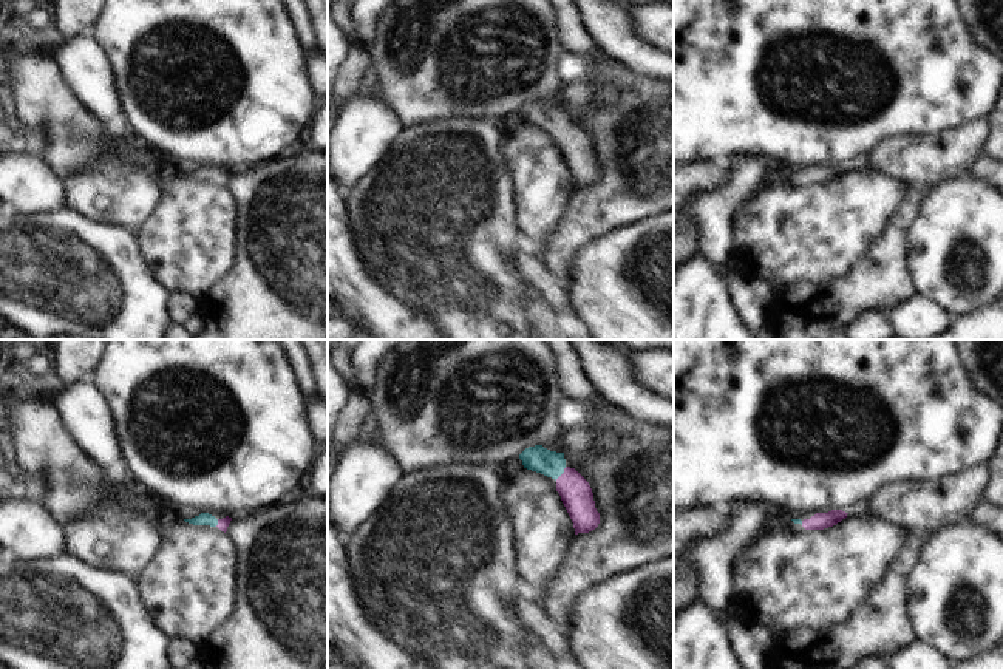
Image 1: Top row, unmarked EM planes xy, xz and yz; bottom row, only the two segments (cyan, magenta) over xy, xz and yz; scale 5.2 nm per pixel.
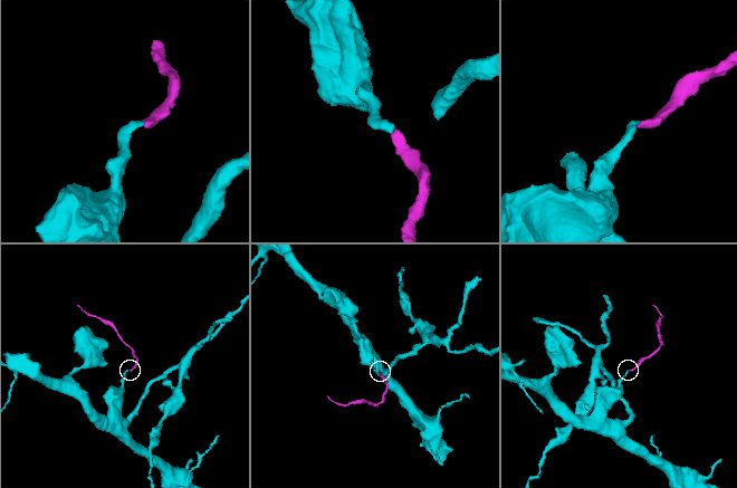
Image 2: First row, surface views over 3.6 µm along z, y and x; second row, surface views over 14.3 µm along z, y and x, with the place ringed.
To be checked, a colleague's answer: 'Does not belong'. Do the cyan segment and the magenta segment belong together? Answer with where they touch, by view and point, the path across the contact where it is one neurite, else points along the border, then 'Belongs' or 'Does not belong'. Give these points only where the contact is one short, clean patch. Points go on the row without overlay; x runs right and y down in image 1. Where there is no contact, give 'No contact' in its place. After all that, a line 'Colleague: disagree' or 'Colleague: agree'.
Touches cyan at xz (561, 127). Path across: xz (540, 113), (552, 118), (561, 127), (575, 146). Belongs.
Colleague: disagree

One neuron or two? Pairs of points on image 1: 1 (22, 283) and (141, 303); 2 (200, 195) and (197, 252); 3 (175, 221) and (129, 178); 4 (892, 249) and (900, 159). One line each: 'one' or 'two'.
1: one
2: one
3: two
4: one

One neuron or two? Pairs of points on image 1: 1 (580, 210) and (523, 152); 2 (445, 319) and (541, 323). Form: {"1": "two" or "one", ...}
{"1": "two", "2": "two"}

